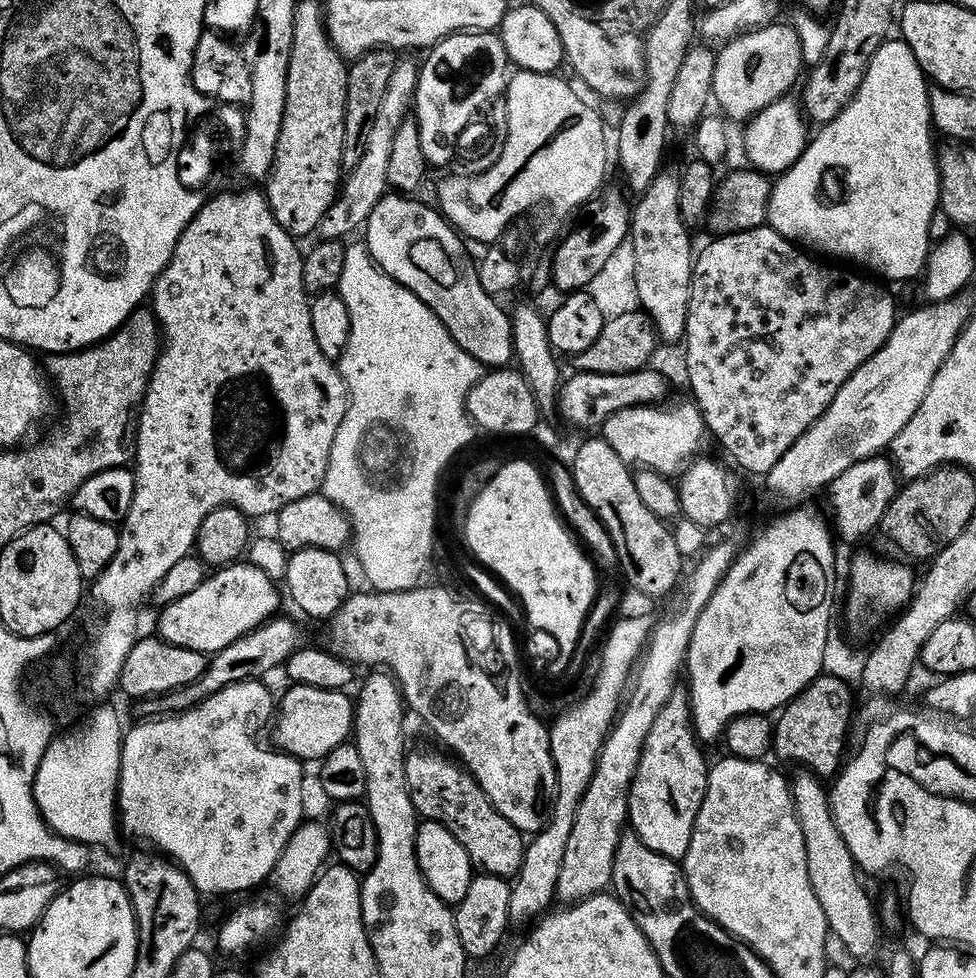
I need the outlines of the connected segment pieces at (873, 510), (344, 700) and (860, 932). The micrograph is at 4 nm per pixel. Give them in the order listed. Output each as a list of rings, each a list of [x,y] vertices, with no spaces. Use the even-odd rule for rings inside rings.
[[[887,455],[867,456],[865,460],[854,462],[838,478],[828,483],[828,508],[830,524],[838,537],[839,543],[856,544],[863,536],[868,536],[879,525],[880,519],[886,514],[890,502],[898,491],[898,473],[893,461]],[[832,511],[832,516],[831,512]]]
[[[292,684],[284,692],[284,697],[279,697],[278,707],[274,712],[274,723],[270,728],[270,740],[279,751],[288,756],[295,756],[301,762],[319,762],[334,746],[345,743],[349,739],[352,730],[352,718],[354,715],[354,700],[347,691],[318,690],[314,686],[305,684]]]
[[[807,770],[797,771],[796,777],[791,777],[790,787],[792,790],[792,805],[798,818],[798,826],[802,826],[802,842],[806,842],[806,870],[810,874],[810,886],[814,890],[814,898],[818,898],[818,906],[822,906],[822,914],[826,914],[828,931],[856,962],[864,962],[867,956],[872,956],[876,952],[876,947],[880,944],[880,932],[882,925],[878,919],[878,908],[868,897],[868,892],[864,889],[861,873],[856,867],[854,858],[850,850],[846,850],[846,842],[842,842],[842,836],[838,834],[838,826],[834,822],[832,813],[832,797],[829,789],[822,785],[821,777]]]

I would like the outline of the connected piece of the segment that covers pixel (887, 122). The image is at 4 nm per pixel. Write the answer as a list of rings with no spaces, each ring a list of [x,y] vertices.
[[[889,38],[884,41],[882,46],[878,46],[878,50],[874,54],[874,58],[870,58],[870,66],[866,70],[866,74],[862,78],[862,82],[858,86],[858,90],[854,94],[854,98],[851,102],[838,113],[830,123],[823,125],[819,129],[820,132],[816,137],[814,135],[807,141],[807,144],[804,148],[804,152],[800,157],[784,172],[779,173],[775,177],[774,183],[772,185],[772,193],[770,194],[770,202],[768,203],[768,219],[766,221],[767,227],[773,228],[778,234],[782,234],[787,238],[787,240],[795,242],[797,245],[803,246],[808,250],[815,250],[817,253],[825,252],[828,256],[841,256],[844,260],[853,260],[856,264],[869,264],[874,271],[877,272],[875,275],[877,277],[883,278],[885,281],[888,280],[908,280],[911,276],[919,277],[924,271],[925,264],[928,263],[928,253],[930,251],[930,241],[928,239],[928,231],[930,230],[930,218],[938,210],[938,205],[940,202],[940,171],[936,165],[936,157],[938,155],[937,149],[934,147],[932,149],[932,136],[934,137],[934,129],[932,127],[932,115],[930,114],[930,102],[928,101],[928,89],[930,87],[929,81],[926,79],[925,74],[921,68],[915,66],[909,66],[909,68],[900,68],[900,48],[902,52],[902,44],[899,39]]]

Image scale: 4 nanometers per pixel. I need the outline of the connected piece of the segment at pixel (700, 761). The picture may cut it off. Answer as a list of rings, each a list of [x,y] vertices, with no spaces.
[[[677,690],[664,703],[646,740],[642,746],[642,754],[638,758],[636,773],[628,791],[628,819],[631,831],[650,850],[662,854],[666,858],[680,862],[686,854],[686,846],[690,846],[690,834],[694,830],[694,818],[698,818],[698,806],[702,806],[702,798],[706,794],[706,778],[710,767],[709,761],[704,761],[701,741],[696,738],[692,728],[692,705],[688,703],[687,695]]]

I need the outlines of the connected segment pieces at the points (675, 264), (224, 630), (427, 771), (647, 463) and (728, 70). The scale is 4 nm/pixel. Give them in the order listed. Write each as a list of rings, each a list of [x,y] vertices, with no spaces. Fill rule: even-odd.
[[[661,170],[656,177],[646,186],[644,192],[639,193],[640,200],[631,205],[632,227],[630,229],[630,259],[635,263],[634,277],[637,283],[639,307],[652,319],[652,325],[656,327],[657,337],[668,344],[679,345],[685,339],[686,314],[690,302],[690,290],[692,289],[692,261],[694,259],[694,247],[688,237],[689,225],[682,222],[682,214],[678,210],[678,182],[679,175],[675,171]]]
[[[233,562],[217,567],[213,574],[205,575],[204,581],[201,582],[195,590],[190,590],[186,598],[178,598],[174,602],[163,605],[159,609],[160,621],[157,622],[155,631],[160,639],[168,640],[171,644],[180,644],[190,650],[198,650],[205,654],[211,654],[230,646],[242,634],[260,627],[265,620],[277,615],[280,604],[280,596],[276,593],[278,588],[277,581],[266,578],[258,566],[247,562]]]
[[[412,752],[404,757],[406,786],[417,817],[433,820],[448,828],[470,858],[473,869],[511,878],[522,866],[525,837],[488,801],[480,784],[455,759],[436,752]],[[445,756],[445,757],[444,757]],[[448,759],[448,760],[447,760]]]
[[[687,403],[672,409],[654,404],[635,404],[618,410],[604,420],[602,438],[606,442],[610,442],[610,446],[614,446],[614,454],[618,454],[618,458],[622,458],[629,466],[639,466],[641,469],[657,472],[669,478],[679,477],[680,473],[688,467],[688,463],[696,459],[701,451],[700,443],[703,442],[704,436],[706,440],[706,429],[700,409],[696,407],[695,403]]]
[[[773,22],[765,28],[744,32],[723,45],[716,52],[712,95],[715,103],[720,103],[719,111],[729,121],[747,122],[758,115],[764,107],[778,99],[787,97],[792,91],[792,83],[799,81],[800,68],[804,64],[802,46],[798,34],[791,23]]]

